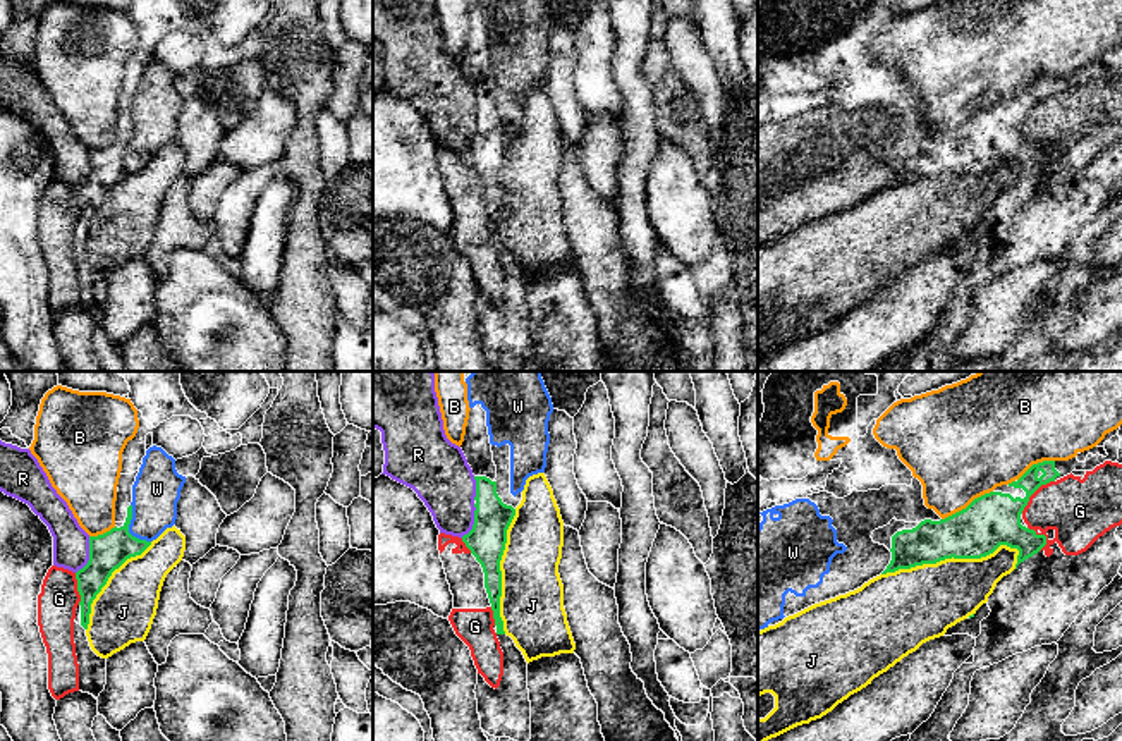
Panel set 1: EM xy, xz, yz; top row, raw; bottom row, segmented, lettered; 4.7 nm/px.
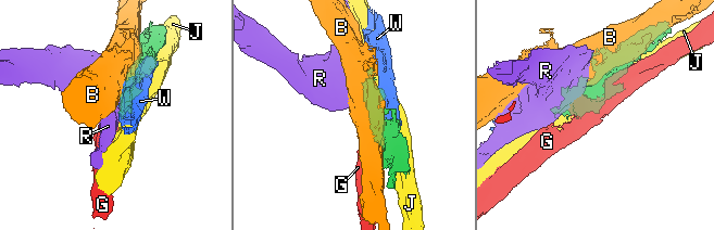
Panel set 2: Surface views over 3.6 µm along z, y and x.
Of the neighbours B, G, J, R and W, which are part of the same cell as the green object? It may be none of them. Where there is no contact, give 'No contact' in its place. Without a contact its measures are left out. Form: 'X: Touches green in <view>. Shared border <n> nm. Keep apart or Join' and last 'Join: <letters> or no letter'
B: Touches green in yz. Shared border 280 nm. Keep apart
G: Touches green in yz. Shared border 220 nm. Keep apart
J: Touches green in yz. Shared border 650 nm. Keep apart
R: Touches green in xy. Shared border 190 nm. Keep apart
W: Touches green in xy. Shared border 200 nm. Join
Join: W

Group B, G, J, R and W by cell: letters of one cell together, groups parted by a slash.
B / G / J / R / W

